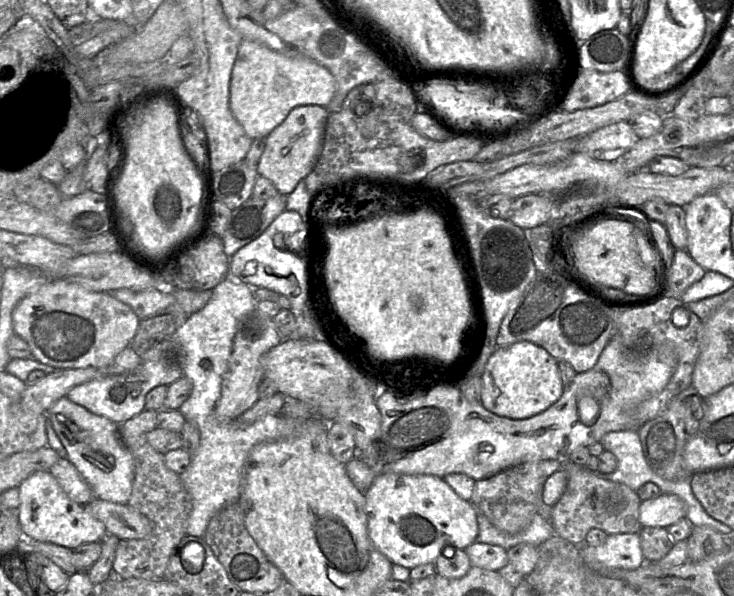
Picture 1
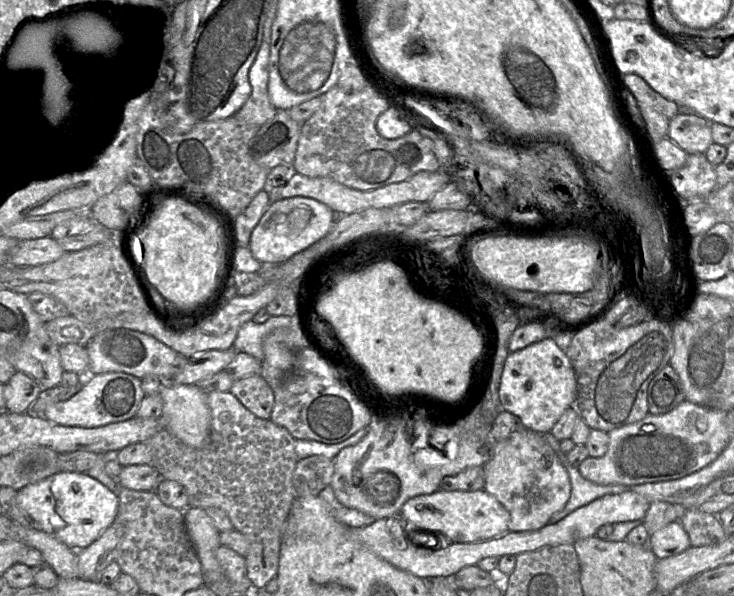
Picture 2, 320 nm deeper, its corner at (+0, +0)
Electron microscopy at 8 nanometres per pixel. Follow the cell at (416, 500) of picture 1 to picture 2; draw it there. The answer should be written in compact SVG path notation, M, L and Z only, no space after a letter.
M443 491L419 495L407 500L399 517L410 530L427 530L444 537L445 543L472 543L508 530L510 514L506 508L486 491Z

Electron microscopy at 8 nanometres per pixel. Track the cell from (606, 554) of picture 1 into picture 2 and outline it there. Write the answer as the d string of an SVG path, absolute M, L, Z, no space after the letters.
M676 520L649 536L647 547L657 559L677 555L691 547L689 536Z

